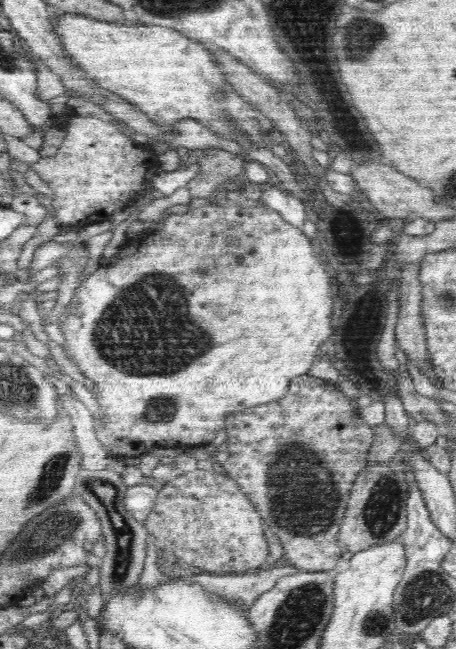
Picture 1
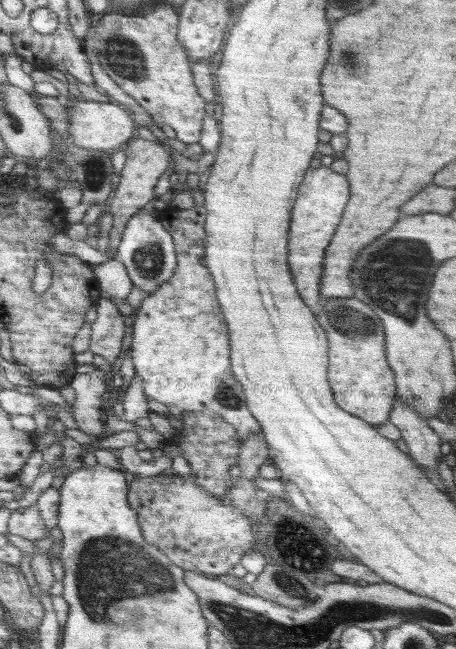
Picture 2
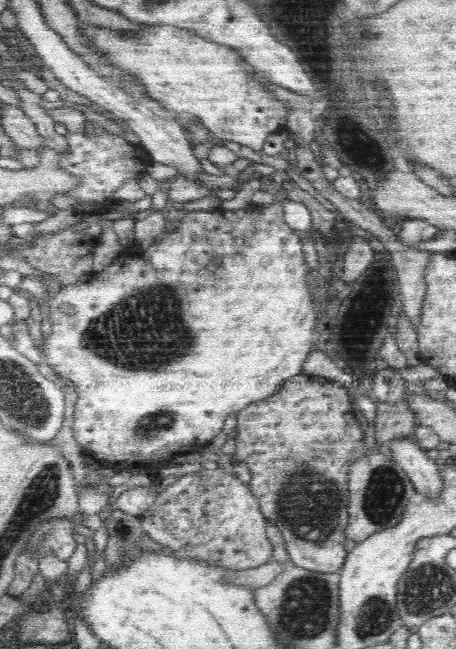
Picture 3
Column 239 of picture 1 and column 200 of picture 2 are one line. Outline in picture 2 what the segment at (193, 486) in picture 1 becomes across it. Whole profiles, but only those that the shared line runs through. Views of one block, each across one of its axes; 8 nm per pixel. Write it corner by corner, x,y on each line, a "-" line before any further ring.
172,472
149,477
135,476
133,482
130,482
127,499
130,507
137,512
138,525
142,529
144,540
156,546
185,571
196,571
215,577
232,573
234,566
255,546
258,538
258,531
252,529
252,519
248,519
238,507
234,507
228,498
218,499
210,491
202,489
192,477
182,479

